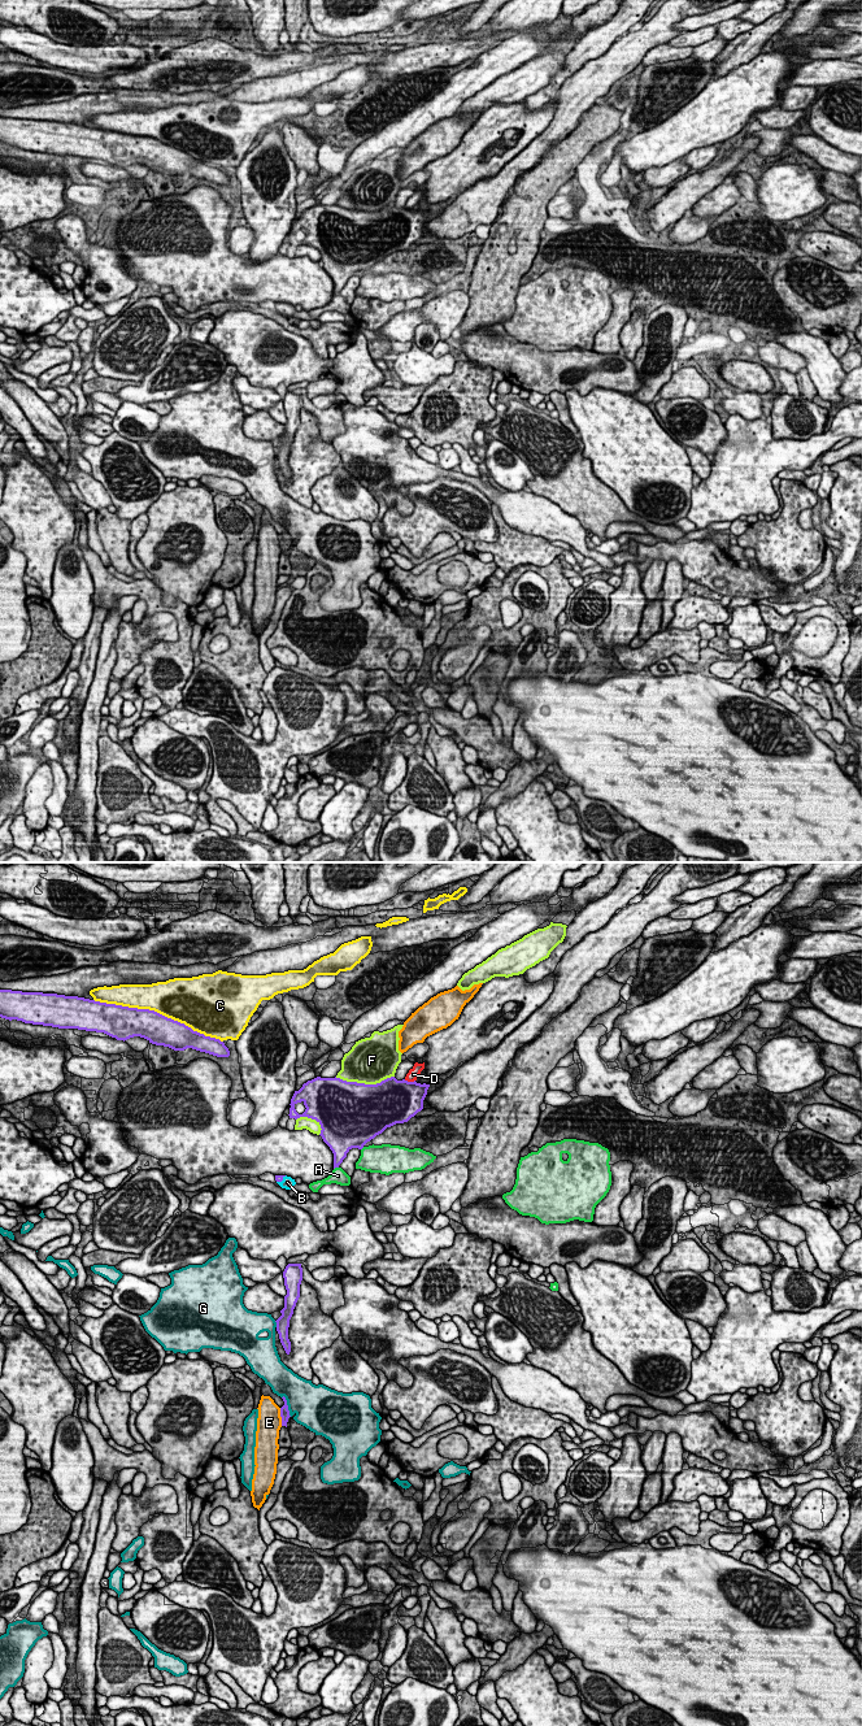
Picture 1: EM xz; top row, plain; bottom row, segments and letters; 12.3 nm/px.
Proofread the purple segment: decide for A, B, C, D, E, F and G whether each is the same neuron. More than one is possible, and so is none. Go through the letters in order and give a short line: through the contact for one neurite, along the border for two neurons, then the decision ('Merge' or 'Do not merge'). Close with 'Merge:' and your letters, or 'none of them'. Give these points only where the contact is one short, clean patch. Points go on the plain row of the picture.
A: Do not merge
B: Merge
C: Do not merge
D: Do not merge
E: Do not merge
F: Do not merge
G: Do not merge
Merge: B

